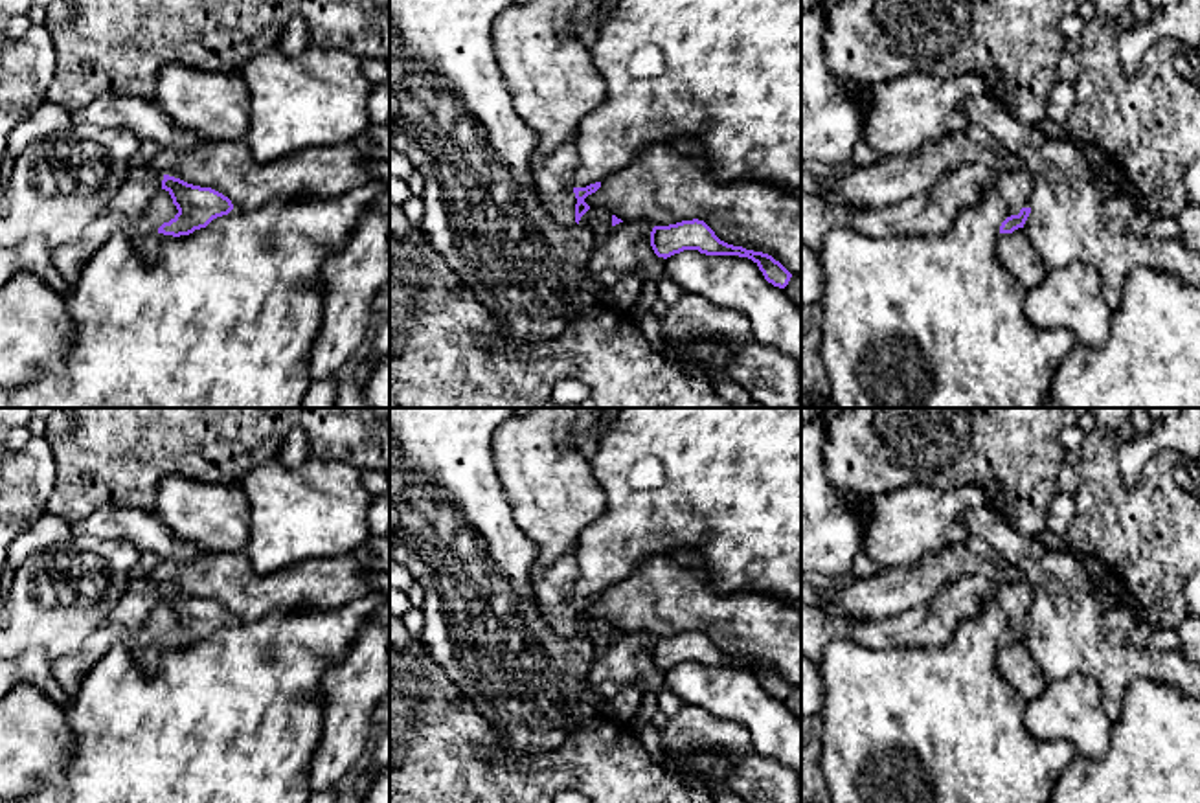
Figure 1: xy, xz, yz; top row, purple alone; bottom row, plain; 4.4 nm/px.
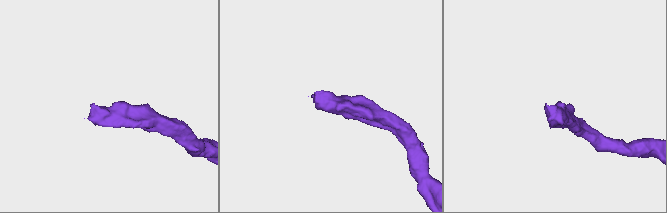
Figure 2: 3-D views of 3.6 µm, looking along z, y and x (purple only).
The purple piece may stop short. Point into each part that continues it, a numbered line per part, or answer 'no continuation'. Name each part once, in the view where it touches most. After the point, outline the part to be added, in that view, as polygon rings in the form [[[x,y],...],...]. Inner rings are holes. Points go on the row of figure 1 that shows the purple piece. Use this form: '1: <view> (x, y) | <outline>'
1: xz (554, 173) | [[[577,132],[553,153],[535,149],[531,171],[542,208],[562,226],[575,226],[573,175],[579,165]]]

